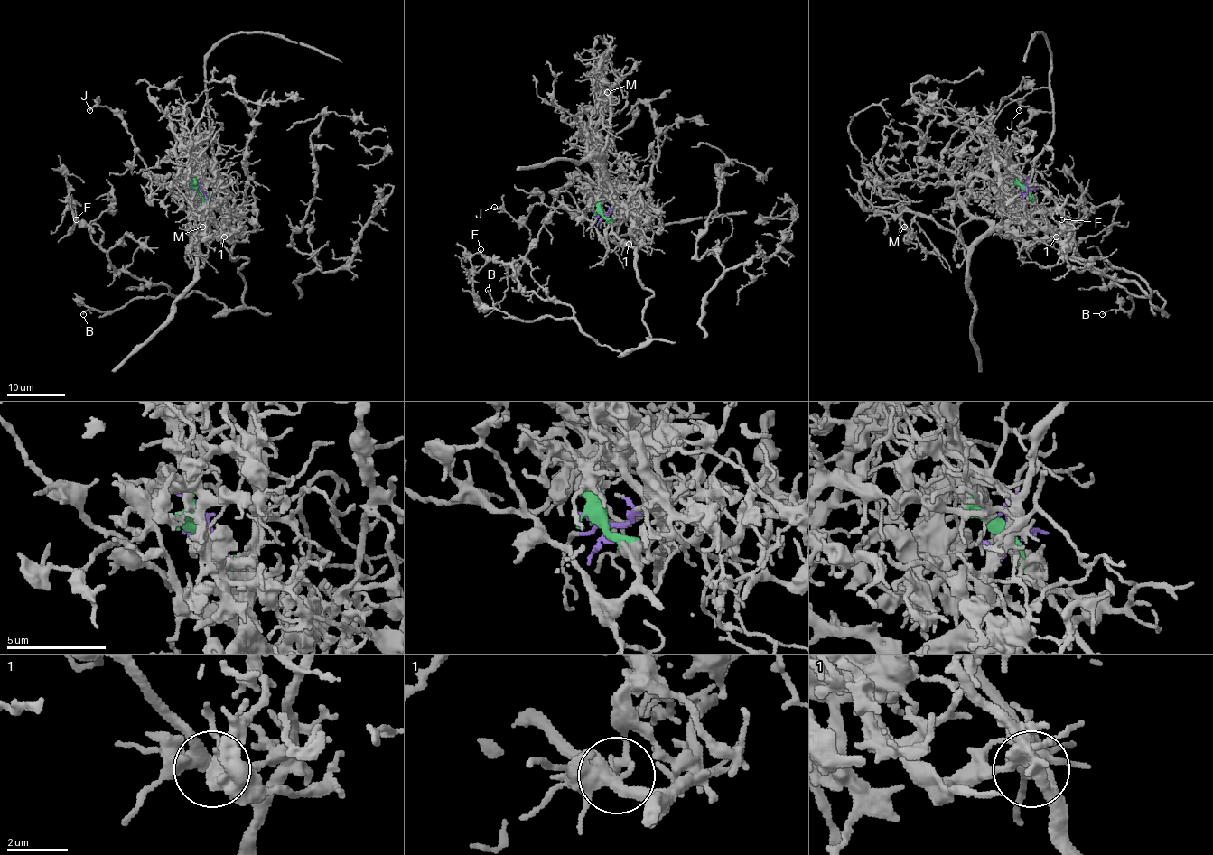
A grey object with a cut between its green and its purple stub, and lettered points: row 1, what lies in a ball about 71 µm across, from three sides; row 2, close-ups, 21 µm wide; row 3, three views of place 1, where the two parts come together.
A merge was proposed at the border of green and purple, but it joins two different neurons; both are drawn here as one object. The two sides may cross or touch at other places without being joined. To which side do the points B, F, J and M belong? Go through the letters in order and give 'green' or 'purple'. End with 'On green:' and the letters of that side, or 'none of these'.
B: green
F: green
J: green
M: purple
On green: B, F, J

